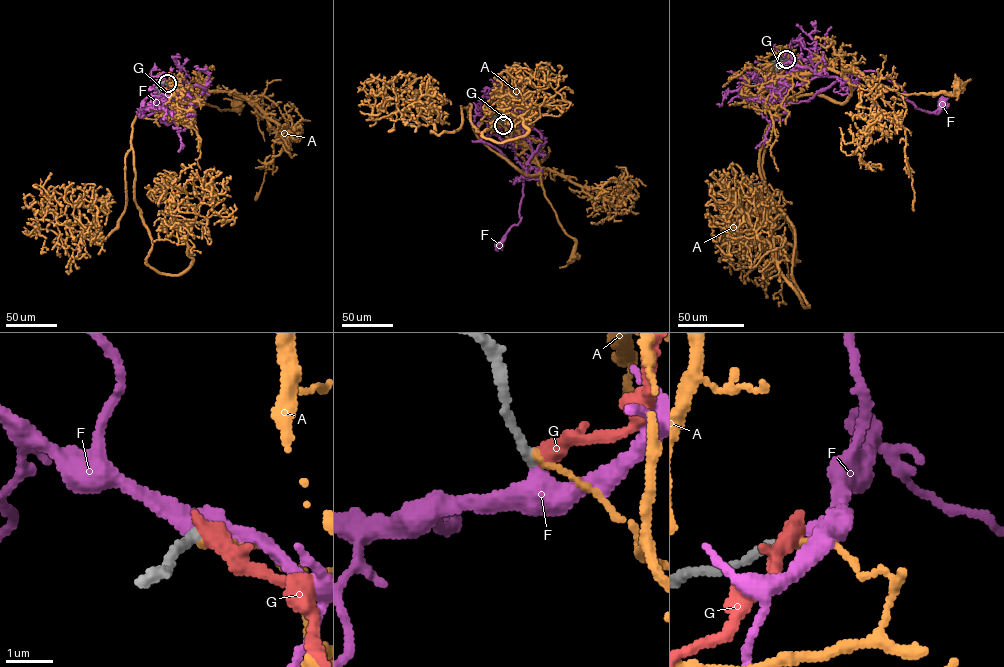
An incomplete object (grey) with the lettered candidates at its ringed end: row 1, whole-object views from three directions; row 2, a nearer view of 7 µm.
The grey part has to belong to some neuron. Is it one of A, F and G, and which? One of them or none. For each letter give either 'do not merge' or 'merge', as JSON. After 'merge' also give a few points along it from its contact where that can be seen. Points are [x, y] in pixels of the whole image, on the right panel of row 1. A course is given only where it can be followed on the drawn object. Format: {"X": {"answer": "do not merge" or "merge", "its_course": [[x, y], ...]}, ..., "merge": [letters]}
{"A": {"answer": "do not merge"}, "F": {"answer": "merge", "its_course": [[786, 59], [787, 65], [838, 78], [875, 71], [929, 112], [942, 102]]}, "G": {"answer": "do not merge"}, "merge": ["F"]}

